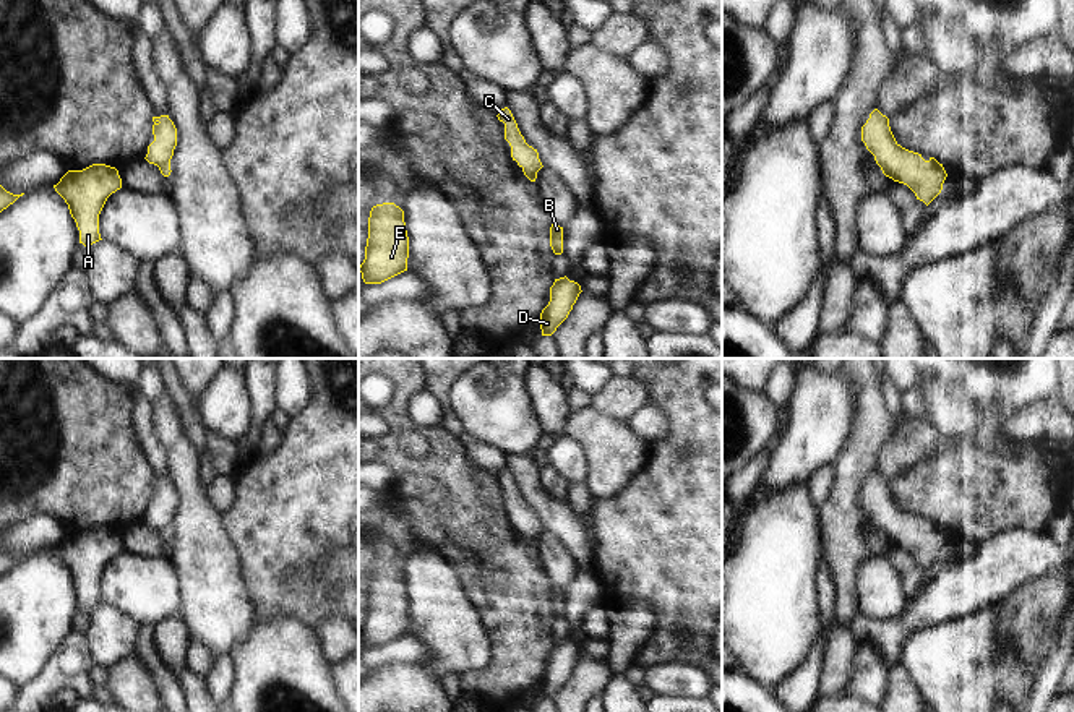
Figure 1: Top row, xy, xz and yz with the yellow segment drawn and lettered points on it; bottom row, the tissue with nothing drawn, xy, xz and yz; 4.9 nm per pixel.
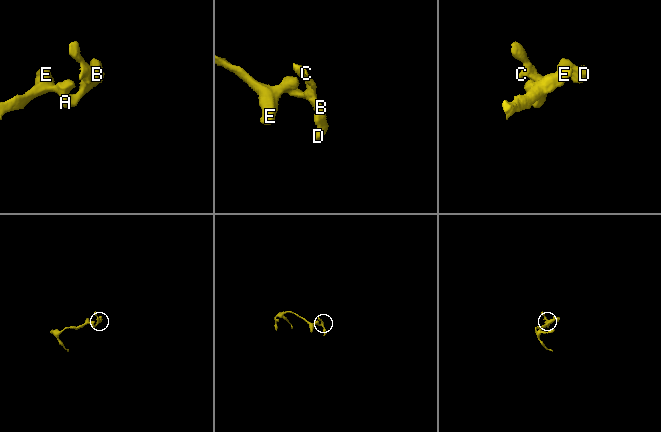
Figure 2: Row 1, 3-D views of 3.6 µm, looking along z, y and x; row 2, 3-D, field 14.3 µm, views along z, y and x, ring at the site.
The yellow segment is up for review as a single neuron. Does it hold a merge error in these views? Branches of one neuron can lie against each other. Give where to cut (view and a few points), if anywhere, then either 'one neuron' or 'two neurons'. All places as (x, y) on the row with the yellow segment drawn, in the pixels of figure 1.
cut none; one neuron

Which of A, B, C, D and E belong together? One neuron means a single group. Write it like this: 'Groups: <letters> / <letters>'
Groups: A B C D E

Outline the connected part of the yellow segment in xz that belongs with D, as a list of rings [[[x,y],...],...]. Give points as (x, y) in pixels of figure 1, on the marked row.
[[[566,276],[555,279],[550,287],[550,302],[540,313],[539,324],[542,336],[552,336],[556,331],[556,328],[568,318],[581,292],[581,285],[569,281]]]

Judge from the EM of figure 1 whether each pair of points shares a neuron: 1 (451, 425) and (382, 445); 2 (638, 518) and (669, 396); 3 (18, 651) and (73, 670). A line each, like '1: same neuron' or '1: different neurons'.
1: different neurons
2: same neuron
3: different neurons

